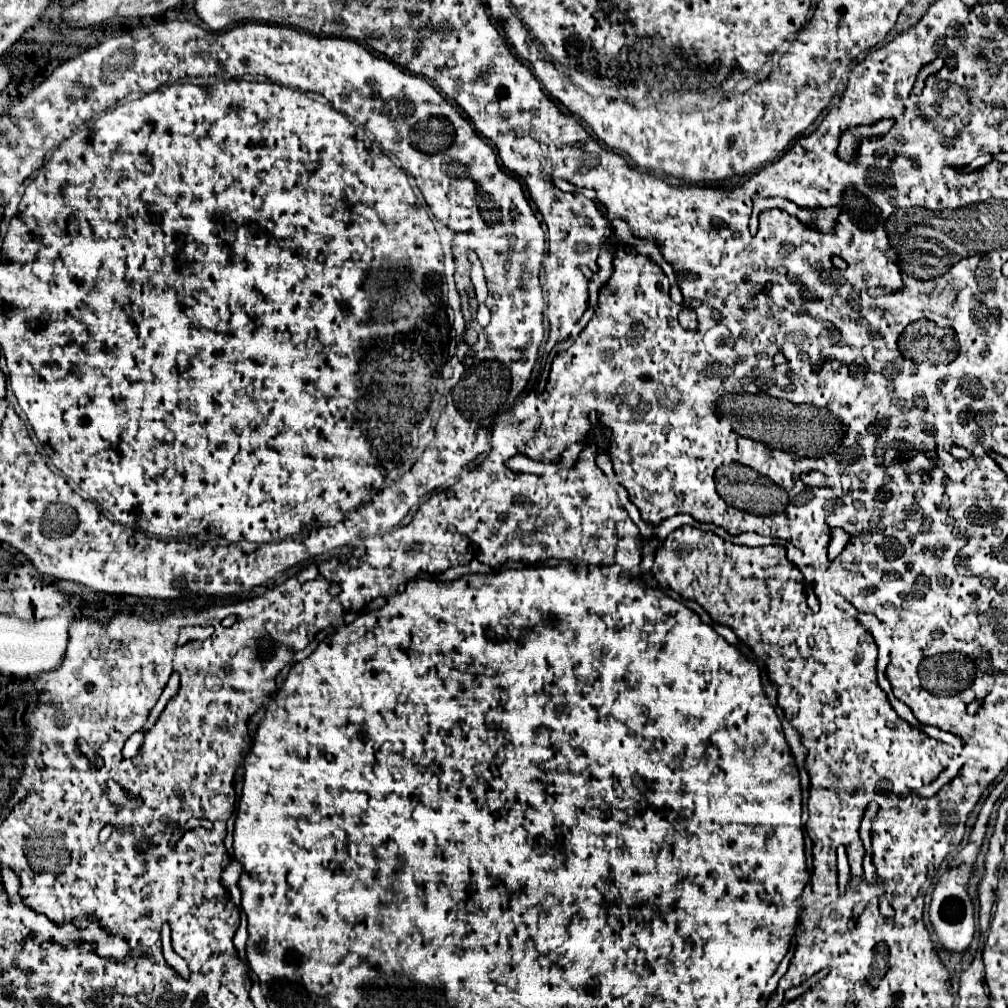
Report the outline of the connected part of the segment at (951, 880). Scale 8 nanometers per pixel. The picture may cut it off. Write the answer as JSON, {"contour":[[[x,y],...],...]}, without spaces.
{"contour":[[[980,812],[978,820],[976,820],[976,824],[972,828],[972,834],[970,834],[970,840],[968,840],[966,848],[962,848],[962,852],[956,854],[956,858],[950,862],[948,872],[944,872],[940,876],[940,880],[938,880],[936,888],[934,888],[934,894],[932,894],[930,920],[932,920],[932,926],[934,926],[936,934],[938,934],[938,940],[950,952],[966,950],[968,944],[972,942],[972,936],[974,936],[974,904],[972,904],[972,898],[968,896],[968,882],[970,882],[972,870],[974,870],[976,854],[980,852],[980,846],[982,846],[984,836],[986,836],[990,814],[991,812]]]}

